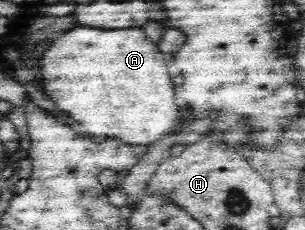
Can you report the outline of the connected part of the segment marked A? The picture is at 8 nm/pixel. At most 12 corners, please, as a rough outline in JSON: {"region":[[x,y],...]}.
{"region":[[74,28],[46,97],[91,138],[150,147],[180,113],[142,28]]}

